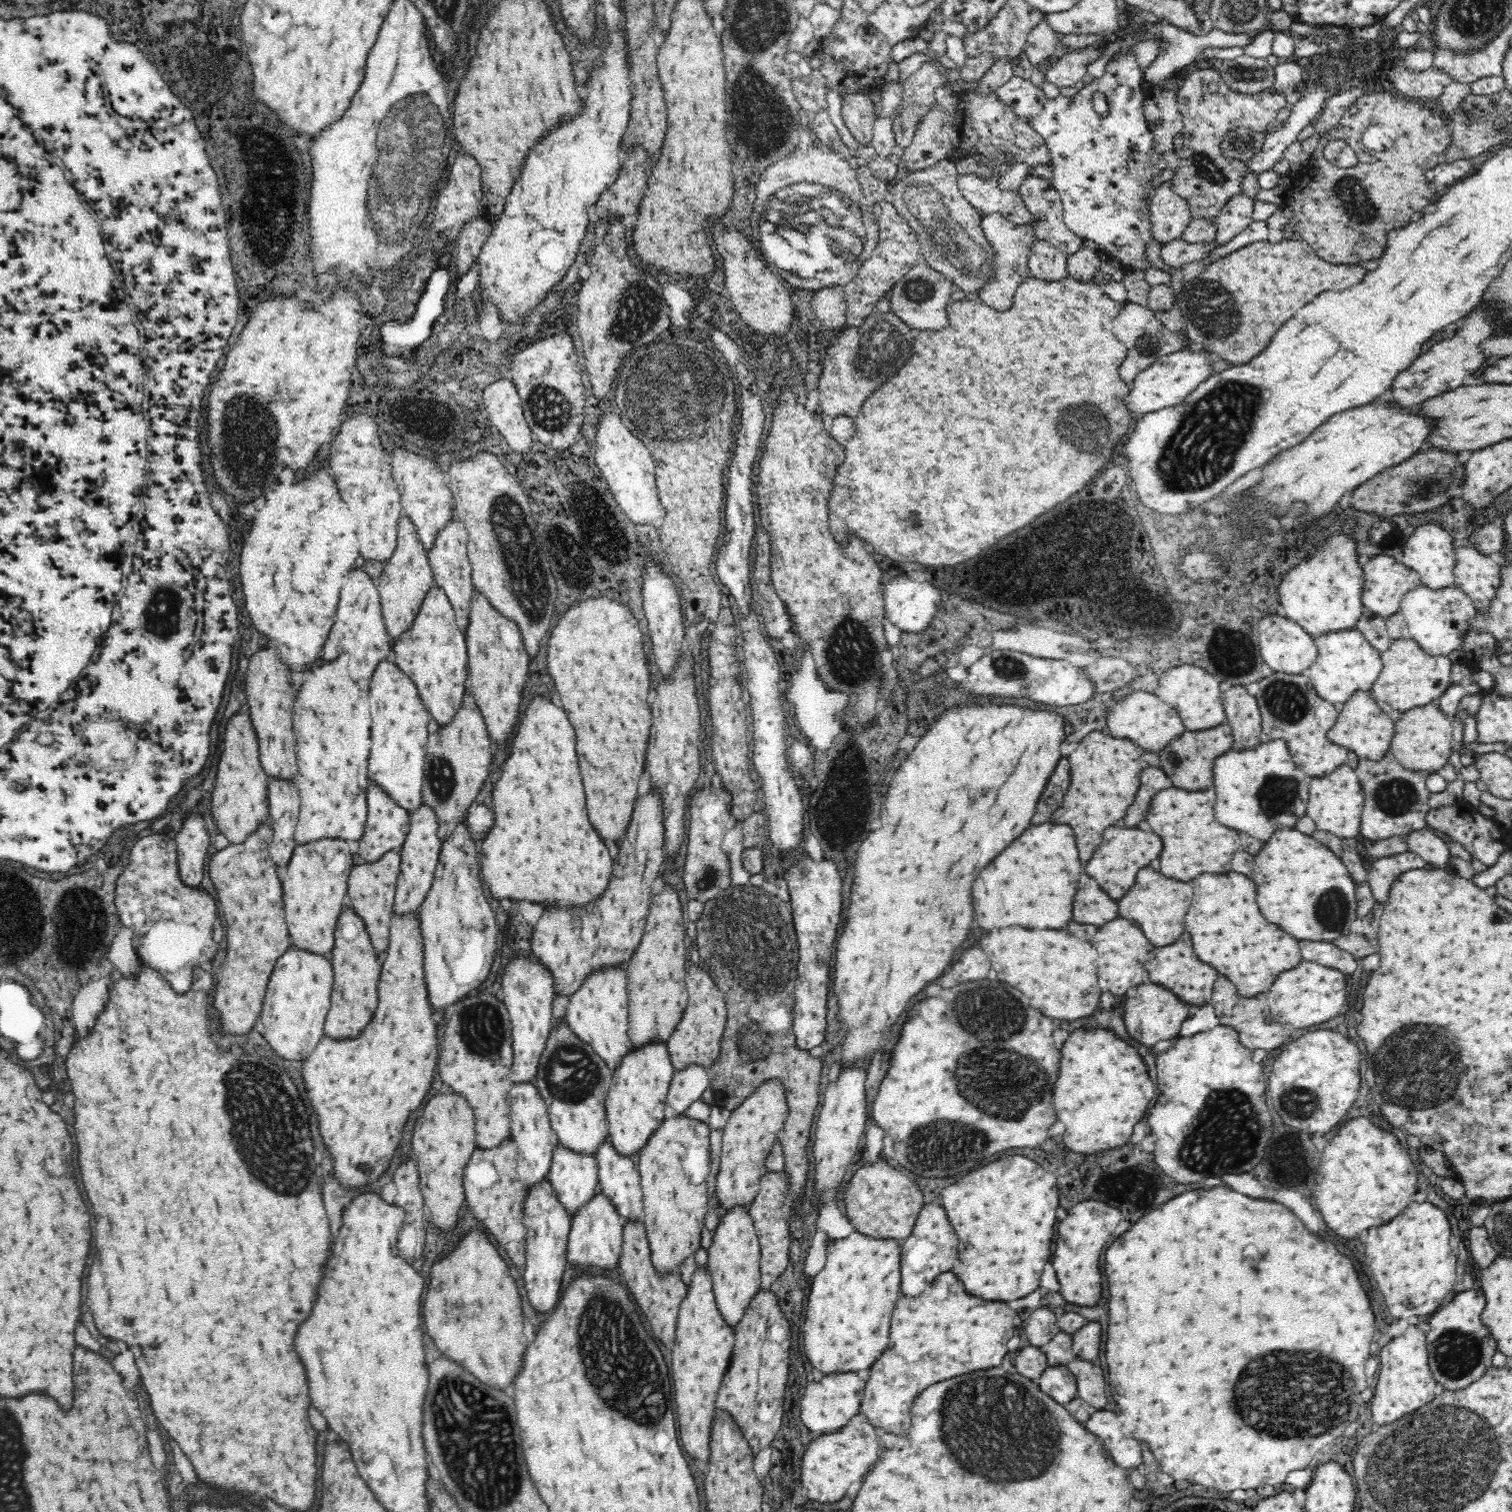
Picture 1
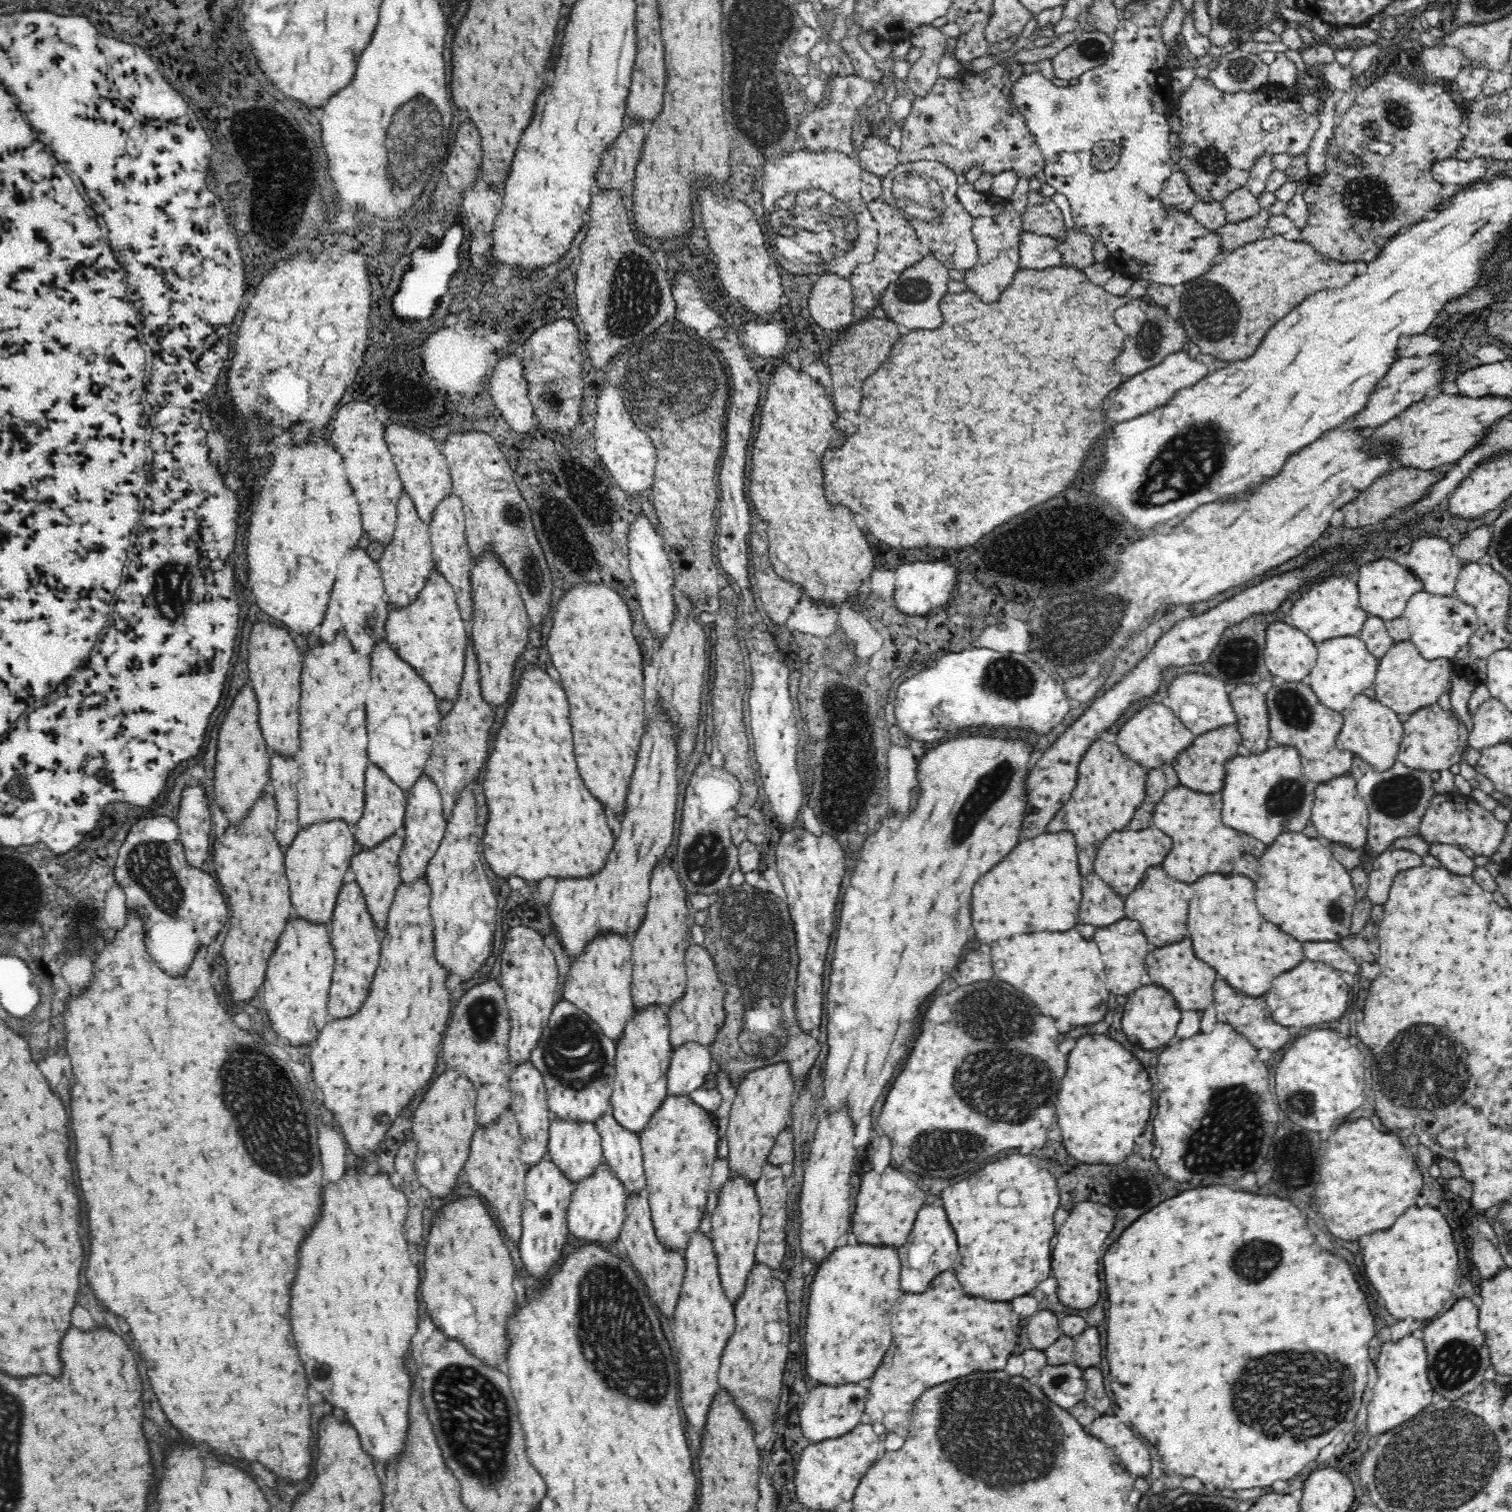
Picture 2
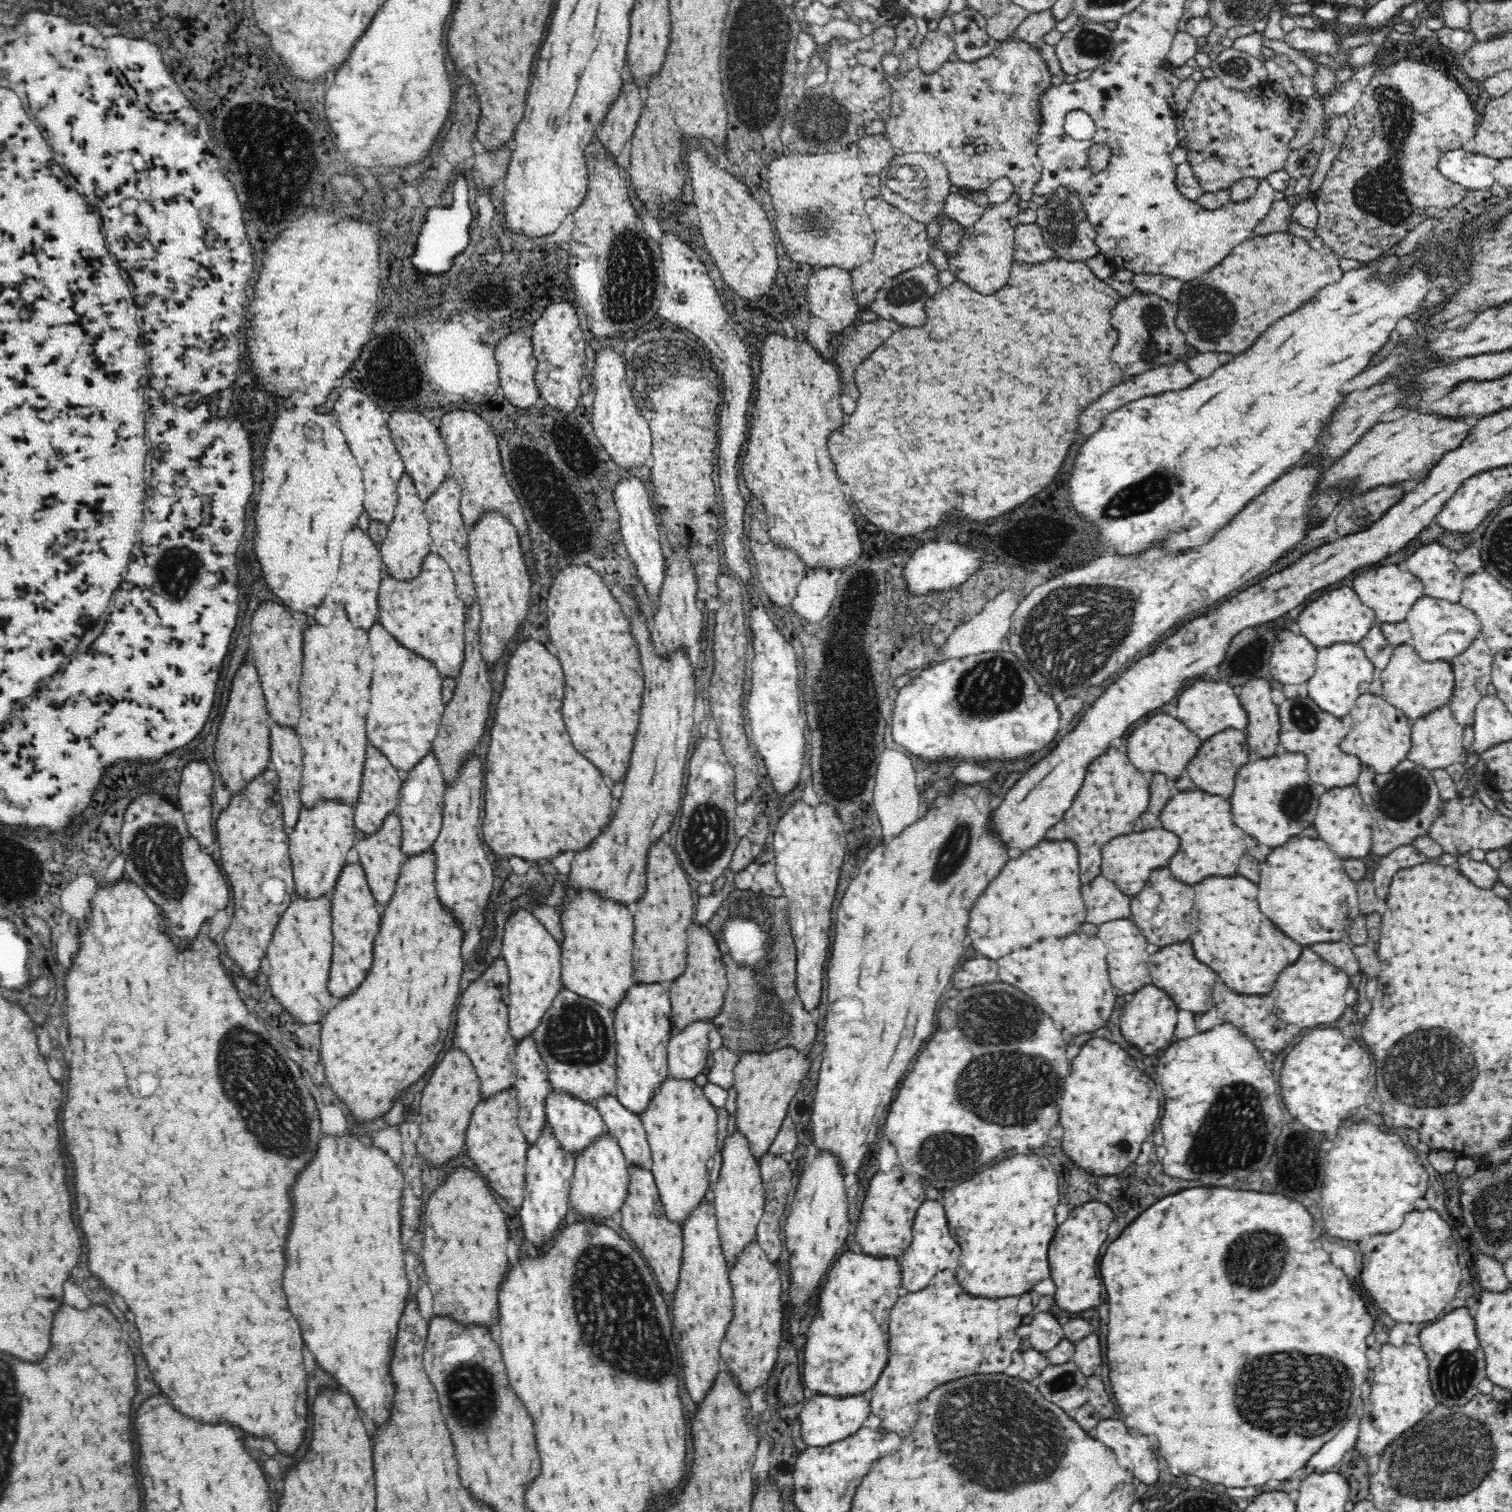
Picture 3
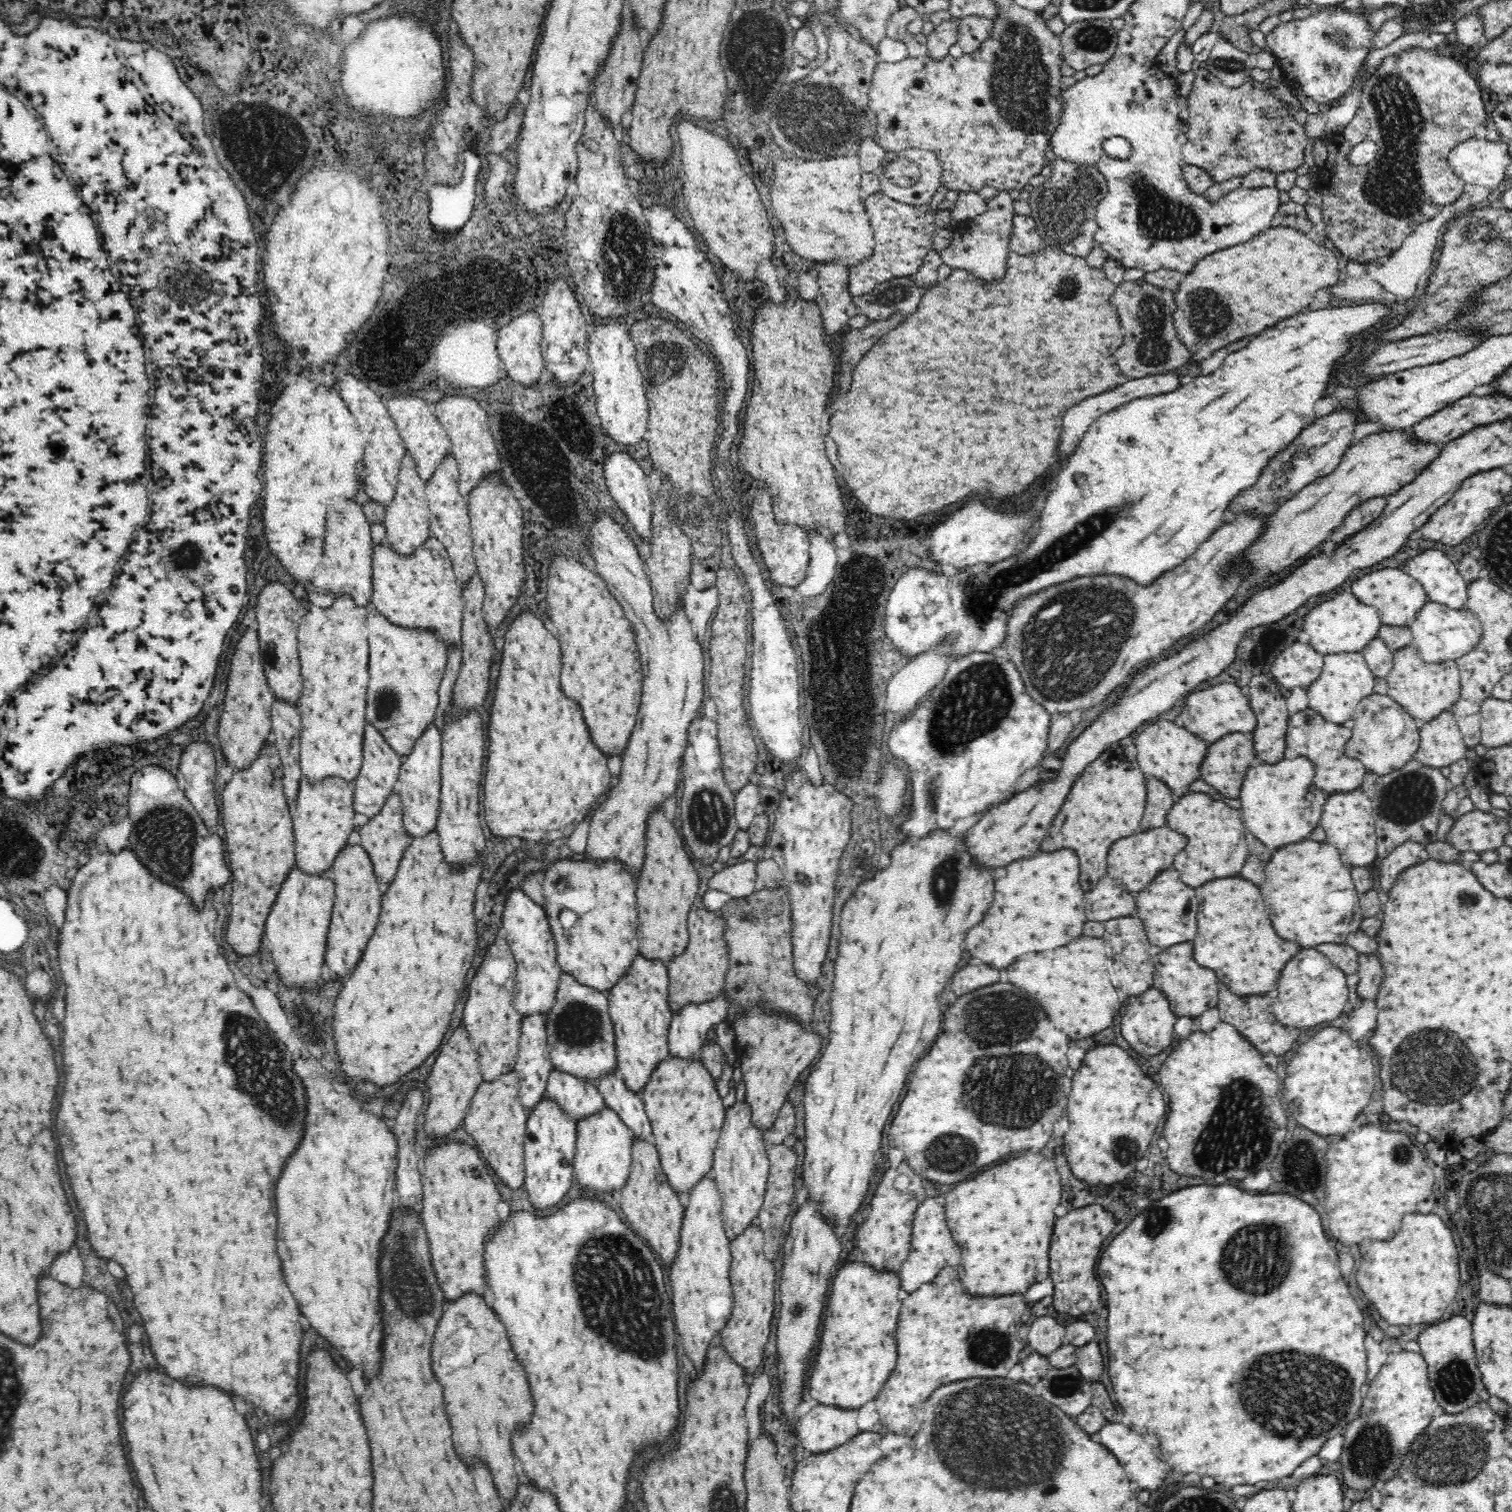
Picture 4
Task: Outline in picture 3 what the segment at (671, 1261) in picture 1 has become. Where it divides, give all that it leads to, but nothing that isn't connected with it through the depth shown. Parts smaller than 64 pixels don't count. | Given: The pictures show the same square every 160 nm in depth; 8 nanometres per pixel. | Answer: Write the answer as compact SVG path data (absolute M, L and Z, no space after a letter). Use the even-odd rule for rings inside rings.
M666 1076L639 1114L652 1155L652 1173L664 1209L673 1221L683 1224L689 1212L704 1199L710 1183L713 1158L718 1152L718 1114L716 1106L694 1079Z

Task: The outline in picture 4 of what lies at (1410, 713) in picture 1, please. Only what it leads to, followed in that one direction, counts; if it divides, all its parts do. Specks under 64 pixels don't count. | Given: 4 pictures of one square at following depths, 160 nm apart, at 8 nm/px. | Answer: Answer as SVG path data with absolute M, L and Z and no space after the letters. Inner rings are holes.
M1449 711L1420 728L1420 746L1414 760L1430 768L1449 767L1465 759L1467 744L1454 715Z

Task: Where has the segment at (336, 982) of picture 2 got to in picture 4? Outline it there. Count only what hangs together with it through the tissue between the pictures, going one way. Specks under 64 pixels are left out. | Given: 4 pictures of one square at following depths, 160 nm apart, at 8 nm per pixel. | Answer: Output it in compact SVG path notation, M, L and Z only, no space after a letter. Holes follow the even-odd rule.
M346 843L331 866L327 868L325 875L334 881L335 901L327 934L324 963L327 973L332 974L334 978L340 978L352 972L352 968L362 956L366 942L370 940L376 928L382 892L380 892L380 882L374 874L371 856L361 844Z

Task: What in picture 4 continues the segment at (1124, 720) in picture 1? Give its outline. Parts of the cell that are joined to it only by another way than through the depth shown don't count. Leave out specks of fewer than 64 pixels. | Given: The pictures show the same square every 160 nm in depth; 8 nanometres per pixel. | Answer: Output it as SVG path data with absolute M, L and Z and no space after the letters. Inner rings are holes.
M1160 720L1144 729L1137 736L1135 746L1142 773L1152 774L1162 780L1176 796L1184 796L1186 792L1190 792L1192 784L1200 778L1200 768L1208 754L1208 744L1204 740L1194 736L1194 733L1190 734L1188 729L1182 728L1179 723L1176 726L1168 720Z

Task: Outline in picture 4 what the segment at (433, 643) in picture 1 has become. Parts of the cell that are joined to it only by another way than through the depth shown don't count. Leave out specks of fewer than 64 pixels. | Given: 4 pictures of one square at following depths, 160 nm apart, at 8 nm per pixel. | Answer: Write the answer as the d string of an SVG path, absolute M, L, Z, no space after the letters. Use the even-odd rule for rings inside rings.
M430 536L419 547L407 556L397 552L386 540L372 543L372 602L376 610L394 624L412 628L436 627L446 648L460 646L463 585L456 578L440 539Z

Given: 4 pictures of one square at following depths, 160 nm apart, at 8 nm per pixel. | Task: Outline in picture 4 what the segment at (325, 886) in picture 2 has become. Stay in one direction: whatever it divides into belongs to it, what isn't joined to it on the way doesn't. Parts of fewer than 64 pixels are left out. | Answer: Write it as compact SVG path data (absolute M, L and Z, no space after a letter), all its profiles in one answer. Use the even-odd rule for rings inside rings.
M334 775L311 781L307 776L300 779L296 810L294 810L294 832L296 832L296 864L310 873L326 873L340 849L354 831L353 809L354 785L352 780Z

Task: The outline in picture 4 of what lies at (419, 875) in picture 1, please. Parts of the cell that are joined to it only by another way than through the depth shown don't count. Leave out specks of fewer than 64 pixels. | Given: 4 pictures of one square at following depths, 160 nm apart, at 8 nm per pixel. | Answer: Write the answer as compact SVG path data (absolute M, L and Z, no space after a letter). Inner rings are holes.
M432 721L414 741L412 750L401 757L395 791L402 797L404 827L412 836L423 835L437 825L439 798L441 796L441 754L440 730L436 728L436 724Z

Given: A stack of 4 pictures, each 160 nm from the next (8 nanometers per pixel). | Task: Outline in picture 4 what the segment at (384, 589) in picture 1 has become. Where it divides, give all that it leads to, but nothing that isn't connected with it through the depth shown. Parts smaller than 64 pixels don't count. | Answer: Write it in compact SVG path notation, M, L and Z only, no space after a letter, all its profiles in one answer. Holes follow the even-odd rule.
M406 450L401 460L401 468L397 481L396 492L392 502L388 503L385 508L384 522L388 544L400 553L406 554L414 552L419 546L431 536L430 530L430 508L426 499L425 481L420 478L416 468L416 461Z

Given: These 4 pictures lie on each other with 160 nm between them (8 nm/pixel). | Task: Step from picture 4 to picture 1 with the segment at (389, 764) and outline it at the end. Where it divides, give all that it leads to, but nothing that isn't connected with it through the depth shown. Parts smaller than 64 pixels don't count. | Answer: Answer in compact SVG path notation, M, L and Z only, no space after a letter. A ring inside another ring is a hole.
M376 781L370 782L367 790L367 821L363 835L358 840L357 854L365 861L375 861L389 850L400 849L409 829L409 816L408 809L400 806L384 787Z

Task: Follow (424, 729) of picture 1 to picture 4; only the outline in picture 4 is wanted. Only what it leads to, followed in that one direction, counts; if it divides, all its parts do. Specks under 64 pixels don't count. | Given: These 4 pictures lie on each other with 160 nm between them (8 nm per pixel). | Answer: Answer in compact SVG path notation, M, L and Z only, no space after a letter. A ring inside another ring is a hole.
M376 610L368 614L368 624L370 624L370 682L368 682L366 716L368 722L376 724L376 728L384 732L384 737L391 744L392 749L403 757L412 750L414 741L434 720L438 708L438 688L446 668L446 643L436 627L398 626Z

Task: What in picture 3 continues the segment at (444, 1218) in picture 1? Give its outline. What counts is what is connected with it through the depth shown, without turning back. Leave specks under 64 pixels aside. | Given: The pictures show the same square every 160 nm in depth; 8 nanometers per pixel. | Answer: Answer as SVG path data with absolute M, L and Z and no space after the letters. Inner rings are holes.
M452 1048L444 1058L436 1064L429 1082L423 1089L418 1127L421 1130L417 1140L418 1157L430 1166L434 1162L446 1162L456 1156L456 1152L465 1145L465 1132L470 1114L476 1102L480 1100L480 1080L476 1074L472 1059L460 1048Z

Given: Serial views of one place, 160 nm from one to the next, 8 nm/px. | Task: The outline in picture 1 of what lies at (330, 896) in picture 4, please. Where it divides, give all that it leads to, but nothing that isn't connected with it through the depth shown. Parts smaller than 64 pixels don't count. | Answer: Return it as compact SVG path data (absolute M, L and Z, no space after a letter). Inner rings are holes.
M290 946L276 960L260 1016L265 1026L264 1036L280 1056L294 1058L296 1061L303 1060L322 1040L331 1005L333 978L331 959L323 953Z

